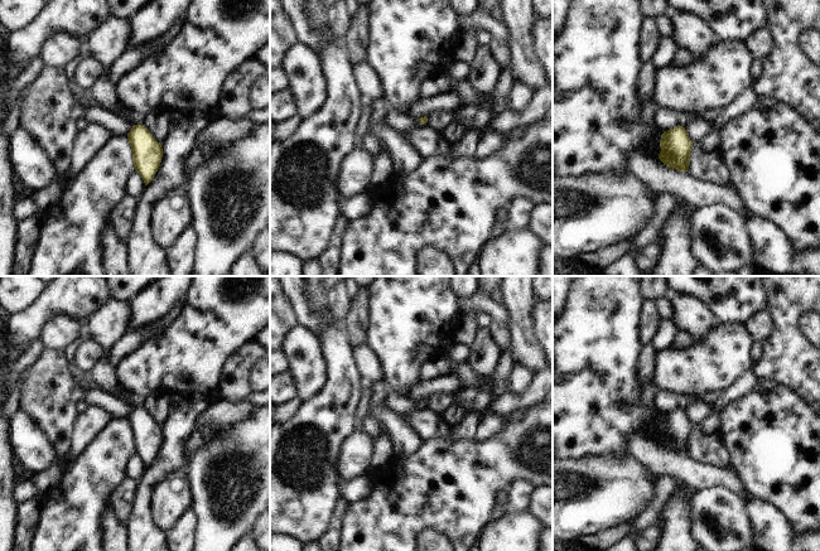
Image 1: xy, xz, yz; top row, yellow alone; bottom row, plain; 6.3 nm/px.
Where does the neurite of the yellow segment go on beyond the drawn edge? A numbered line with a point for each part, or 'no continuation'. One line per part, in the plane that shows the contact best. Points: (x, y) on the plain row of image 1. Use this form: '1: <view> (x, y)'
1: xy (135, 401)

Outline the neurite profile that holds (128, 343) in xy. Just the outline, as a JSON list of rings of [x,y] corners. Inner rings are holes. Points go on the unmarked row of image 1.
[[[139,330],[121,335],[106,353],[108,364],[115,368],[125,356],[138,349],[146,339],[149,338]]]

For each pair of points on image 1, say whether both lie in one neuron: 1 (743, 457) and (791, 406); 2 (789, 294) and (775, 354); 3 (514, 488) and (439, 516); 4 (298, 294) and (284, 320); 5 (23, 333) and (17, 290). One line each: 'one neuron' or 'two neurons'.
1: one neuron
2: one neuron
3: two neurons
4: two neurons
5: two neurons

